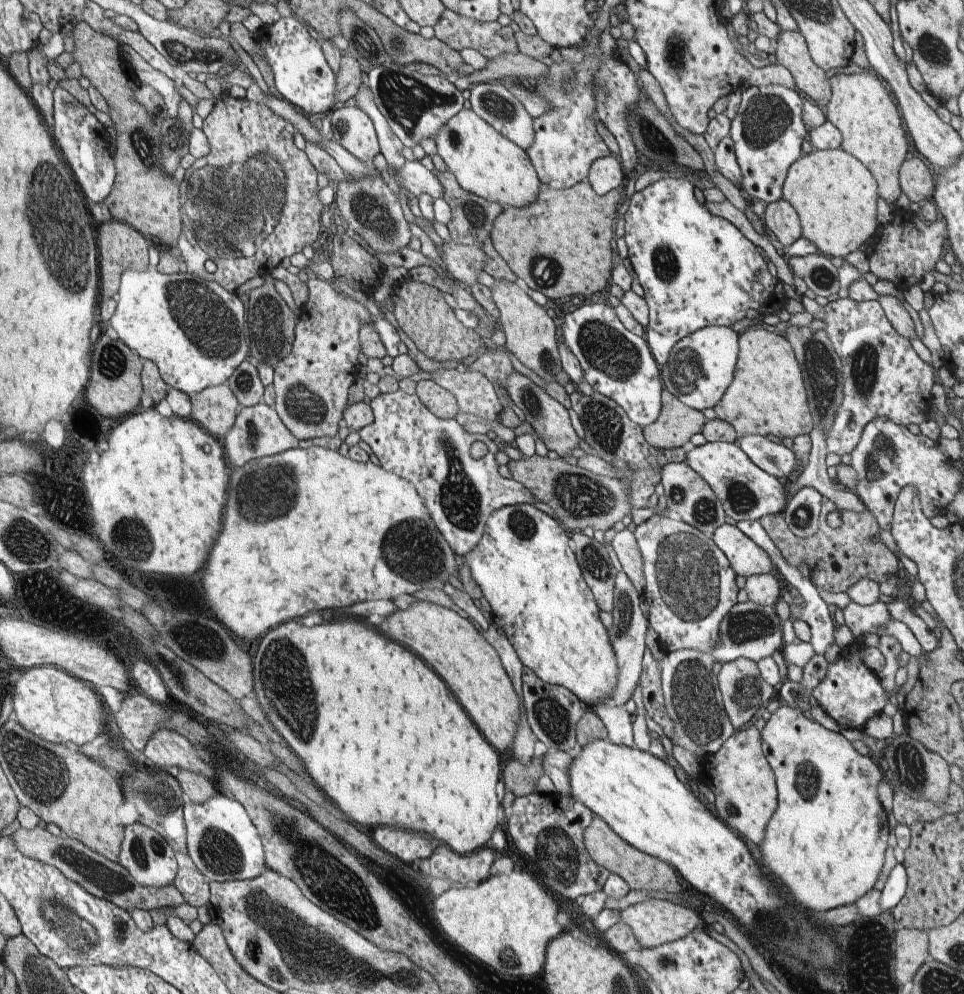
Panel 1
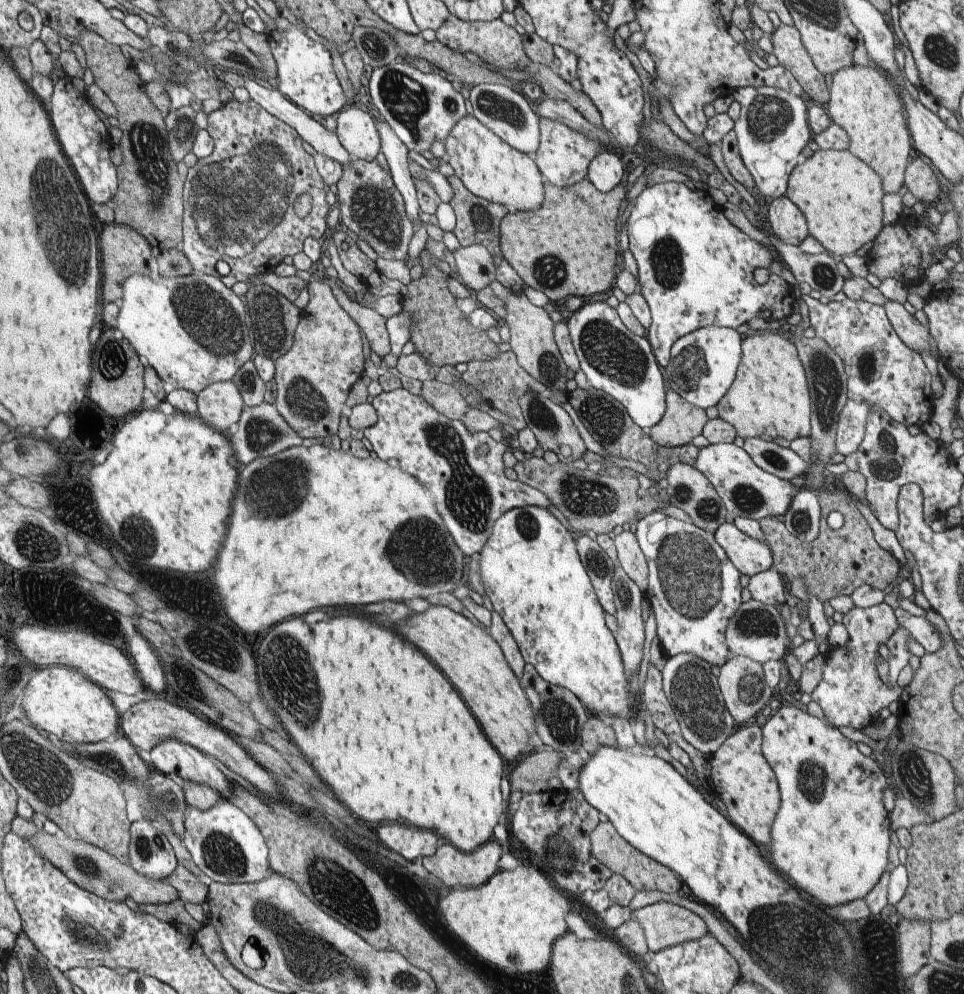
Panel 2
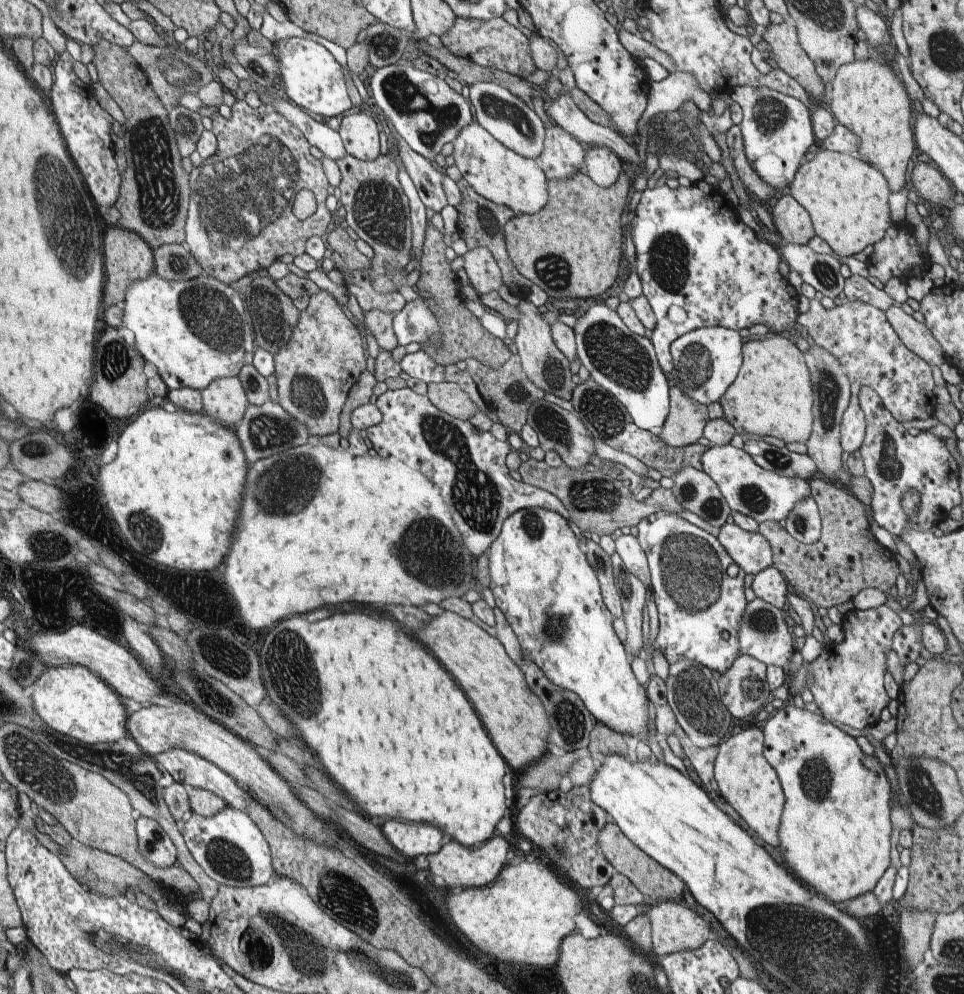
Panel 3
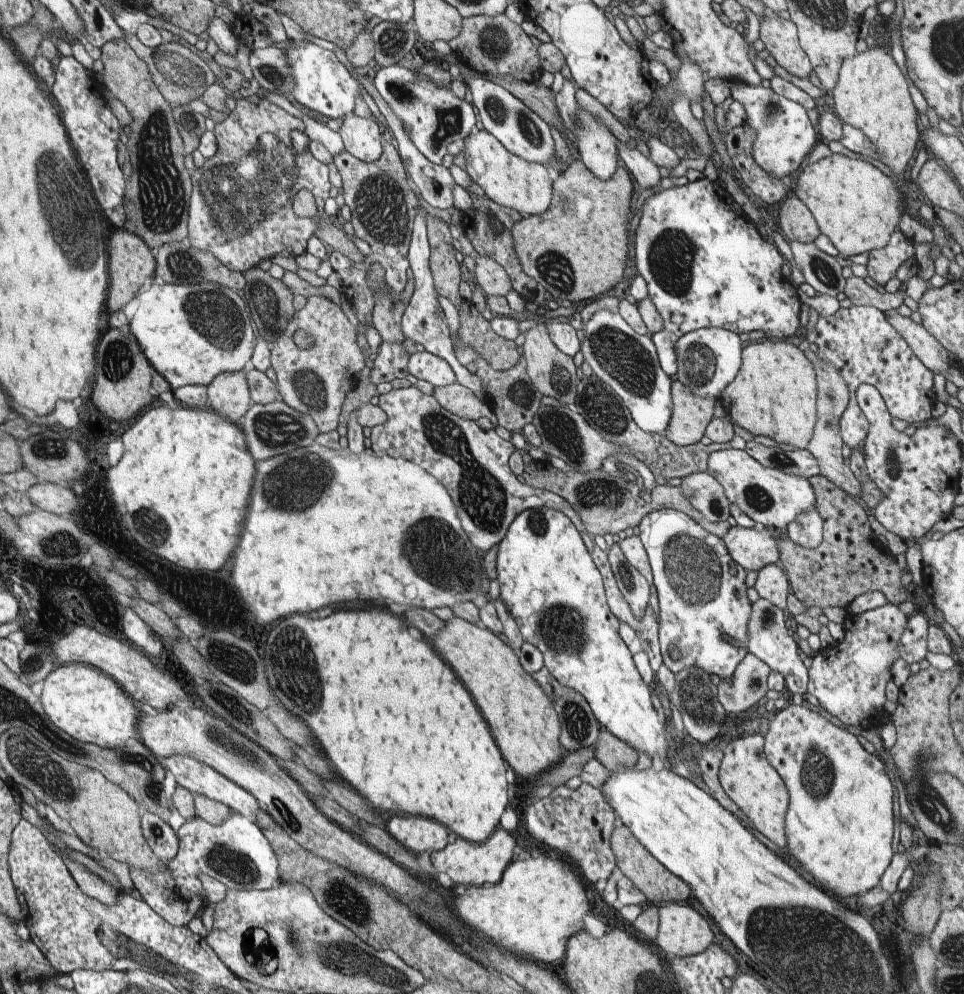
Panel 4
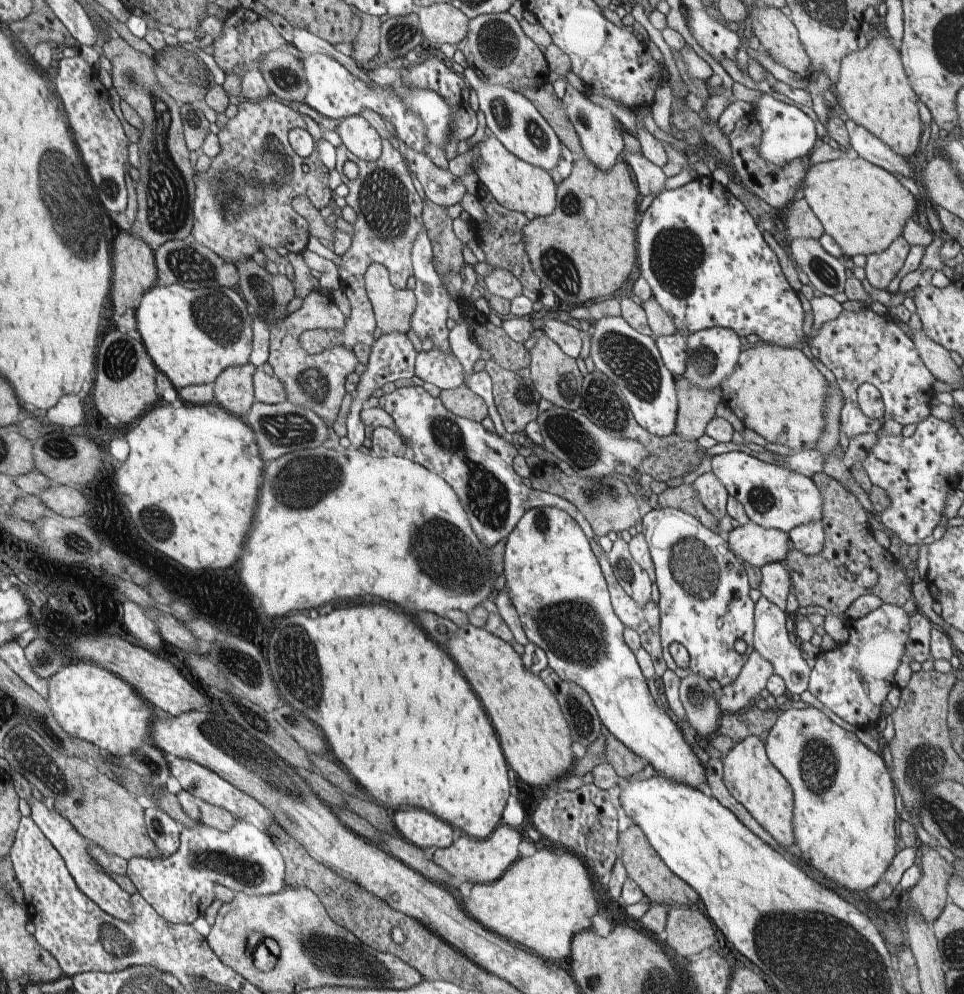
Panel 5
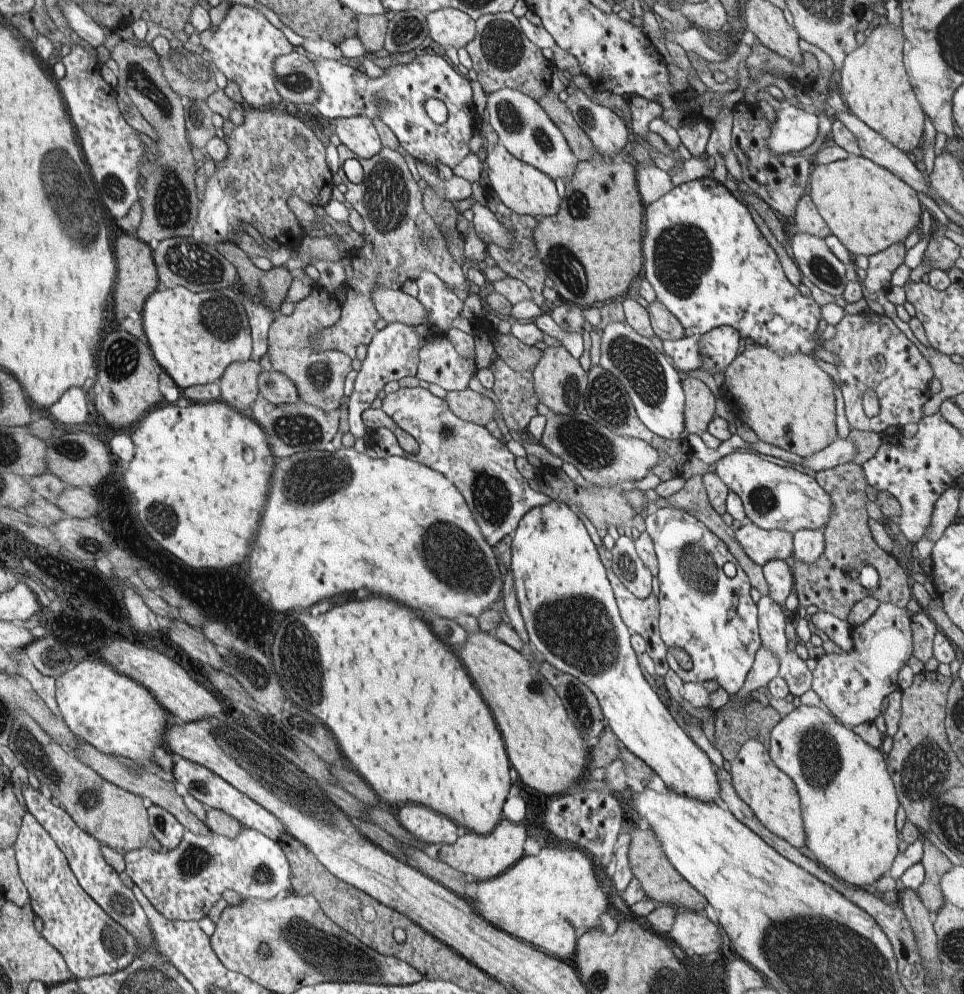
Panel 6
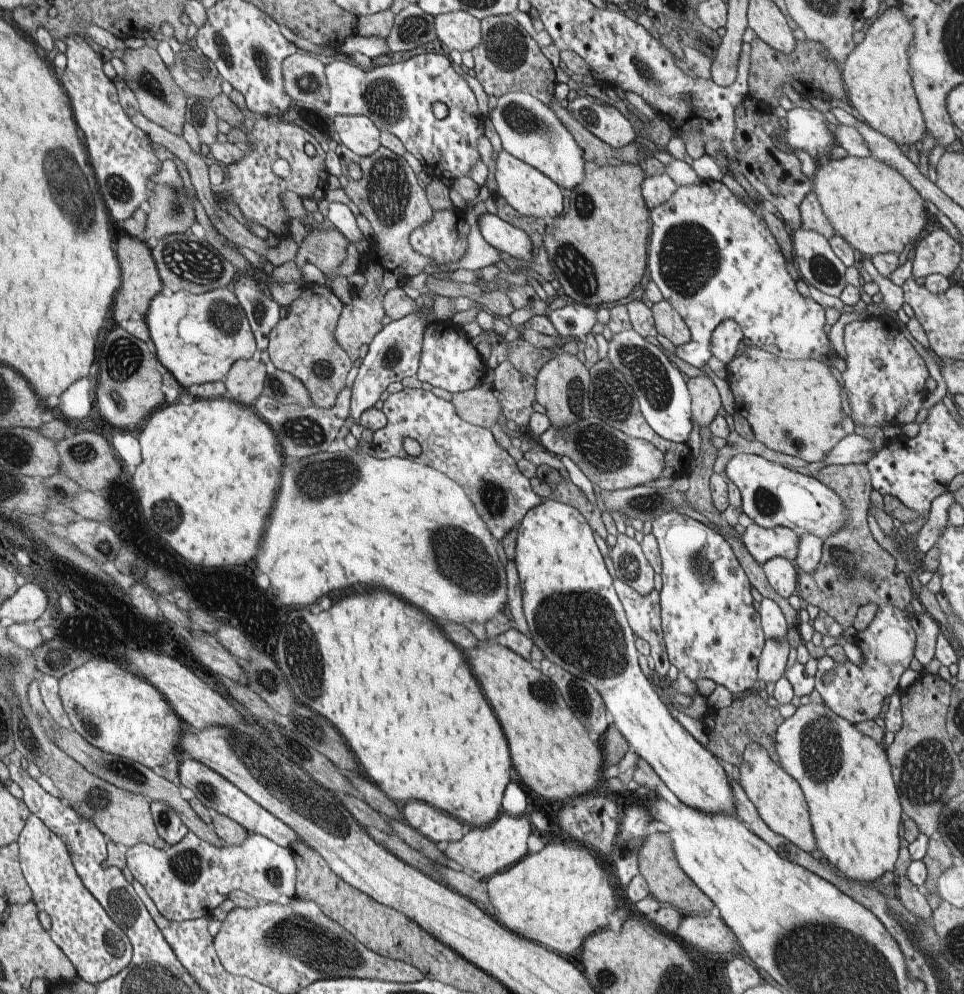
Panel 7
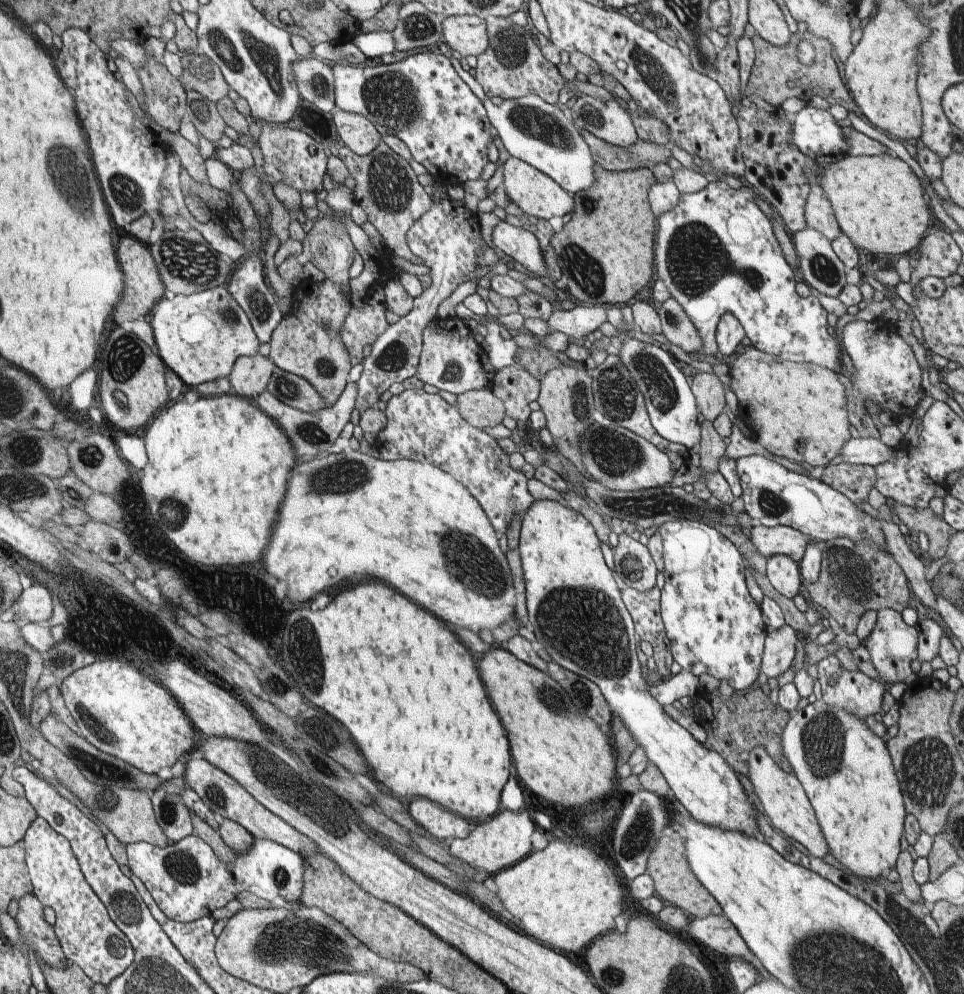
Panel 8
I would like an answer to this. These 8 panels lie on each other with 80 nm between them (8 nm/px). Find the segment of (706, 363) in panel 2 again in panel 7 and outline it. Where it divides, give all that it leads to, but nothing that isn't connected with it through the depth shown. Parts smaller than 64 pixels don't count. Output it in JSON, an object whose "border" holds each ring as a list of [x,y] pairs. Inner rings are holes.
{"border":[[[730,319],[722,321],[712,333],[711,353],[728,364],[738,350],[738,342],[744,337],[744,333],[736,321]]]}

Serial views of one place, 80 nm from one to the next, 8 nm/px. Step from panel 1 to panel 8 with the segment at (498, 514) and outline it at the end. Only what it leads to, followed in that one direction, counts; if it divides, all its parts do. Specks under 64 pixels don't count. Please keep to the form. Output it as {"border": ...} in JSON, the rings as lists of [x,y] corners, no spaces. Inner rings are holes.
{"border":[[[534,501],[521,522],[518,552],[524,572],[528,626],[543,644],[548,656],[560,666],[598,685],[613,712],[619,714],[637,740],[637,746],[644,748],[648,760],[660,769],[675,798],[692,817],[723,831],[738,831],[747,837],[762,838],[756,818],[757,810],[748,800],[748,794],[728,762],[718,752],[706,749],[688,730],[668,717],[664,707],[650,694],[636,655],[637,635],[633,618],[620,598],[614,574],[604,562],[600,540],[596,538],[592,524],[583,514],[557,501]]]}

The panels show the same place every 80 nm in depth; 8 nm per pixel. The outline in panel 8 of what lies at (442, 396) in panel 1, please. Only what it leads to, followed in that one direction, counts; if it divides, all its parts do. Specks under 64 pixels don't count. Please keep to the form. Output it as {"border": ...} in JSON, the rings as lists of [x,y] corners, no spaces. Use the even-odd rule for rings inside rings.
{"border":[[[491,389],[468,391],[457,396],[457,409],[465,417],[466,422],[479,429],[494,428],[502,423],[505,406]]]}

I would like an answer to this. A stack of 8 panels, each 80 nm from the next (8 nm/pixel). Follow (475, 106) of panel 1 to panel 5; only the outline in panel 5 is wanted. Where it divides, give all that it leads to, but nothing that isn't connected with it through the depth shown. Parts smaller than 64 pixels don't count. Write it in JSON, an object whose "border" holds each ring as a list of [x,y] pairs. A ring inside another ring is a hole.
{"border":[[[472,68],[465,69],[464,77],[466,77],[467,84],[470,89],[474,89],[479,98],[479,110],[484,112],[486,118],[486,126],[492,130],[494,136],[512,153],[524,162],[531,165],[543,168],[545,171],[553,174],[553,169],[558,166],[560,157],[562,156],[562,142],[559,136],[554,132],[554,129],[548,121],[540,114],[540,111],[530,102],[528,97],[525,97],[518,89],[511,85],[492,84],[488,80],[483,79],[476,74]]]}

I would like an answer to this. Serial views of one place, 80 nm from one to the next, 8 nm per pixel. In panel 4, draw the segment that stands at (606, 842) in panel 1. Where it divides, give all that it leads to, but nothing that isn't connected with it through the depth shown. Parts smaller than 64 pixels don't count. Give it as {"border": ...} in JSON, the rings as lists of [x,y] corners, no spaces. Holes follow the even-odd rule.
{"border":[[[626,825],[615,827],[611,836],[611,847],[617,867],[623,872],[624,877],[632,880],[636,888],[647,898],[649,904],[689,903],[690,895],[693,893],[691,886],[672,874],[655,856],[652,856]]]}

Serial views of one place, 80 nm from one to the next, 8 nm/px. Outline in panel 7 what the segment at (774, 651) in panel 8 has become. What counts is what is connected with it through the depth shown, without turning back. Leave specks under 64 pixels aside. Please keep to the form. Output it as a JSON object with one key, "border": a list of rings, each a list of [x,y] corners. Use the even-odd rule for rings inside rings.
{"border":[[[787,635],[778,640],[765,639],[759,658],[757,678],[770,684],[780,680],[786,671],[790,648]]]}

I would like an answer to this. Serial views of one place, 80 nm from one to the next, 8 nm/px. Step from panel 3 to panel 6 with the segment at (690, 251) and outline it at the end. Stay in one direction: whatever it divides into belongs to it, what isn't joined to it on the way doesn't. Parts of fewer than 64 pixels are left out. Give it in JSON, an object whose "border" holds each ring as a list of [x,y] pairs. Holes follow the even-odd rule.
{"border":[[[710,177],[696,179],[695,181],[686,181],[680,185],[676,185],[668,194],[659,198],[656,202],[645,206],[644,211],[644,234],[642,241],[644,276],[652,283],[657,294],[657,300],[662,302],[662,304],[678,318],[685,330],[684,338],[677,341],[663,341],[664,350],[666,354],[672,358],[672,366],[674,366],[678,372],[685,375],[688,370],[699,368],[703,364],[701,350],[699,349],[701,338],[709,330],[722,325],[733,326],[738,330],[742,338],[752,338],[755,343],[770,349],[772,352],[777,352],[782,355],[795,355],[796,353],[800,353],[815,356],[815,350],[818,350],[822,344],[822,340],[818,339],[818,335],[816,334],[816,328],[818,328],[820,320],[823,320],[820,314],[820,305],[812,297],[804,297],[800,291],[798,291],[798,287],[790,283],[790,280],[786,277],[780,265],[776,252],[772,249],[766,237],[760,233],[747,206],[741,204],[720,181]]]}

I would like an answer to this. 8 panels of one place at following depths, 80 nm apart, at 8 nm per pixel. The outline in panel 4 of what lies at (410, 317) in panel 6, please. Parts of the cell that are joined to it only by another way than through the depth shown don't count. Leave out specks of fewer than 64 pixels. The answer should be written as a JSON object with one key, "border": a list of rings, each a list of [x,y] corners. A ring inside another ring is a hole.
{"border":[[[378,262],[366,270],[366,280],[375,300],[372,326],[378,330],[384,342],[404,342],[405,334],[401,329],[401,320],[411,301],[415,280],[410,279],[406,290],[396,296],[386,282],[385,268]]]}

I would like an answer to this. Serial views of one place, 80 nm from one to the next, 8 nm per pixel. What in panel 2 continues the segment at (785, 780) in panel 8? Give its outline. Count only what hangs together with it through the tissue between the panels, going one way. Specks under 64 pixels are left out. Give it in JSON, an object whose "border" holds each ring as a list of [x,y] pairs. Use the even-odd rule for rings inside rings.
{"border":[[[758,724],[735,728],[711,755],[710,778],[724,803],[724,814],[756,844],[769,844],[771,830],[781,805],[779,784],[761,751],[763,732]]]}

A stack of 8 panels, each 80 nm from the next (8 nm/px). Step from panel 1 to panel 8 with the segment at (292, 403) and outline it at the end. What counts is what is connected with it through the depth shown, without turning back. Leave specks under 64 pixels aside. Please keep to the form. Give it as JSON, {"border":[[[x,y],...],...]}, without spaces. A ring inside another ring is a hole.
{"border":[[[326,278],[322,282],[303,280],[292,293],[292,311],[273,330],[269,357],[278,368],[304,377],[319,392],[326,406],[332,406],[346,389],[350,359],[340,337],[348,312],[350,291]]]}

